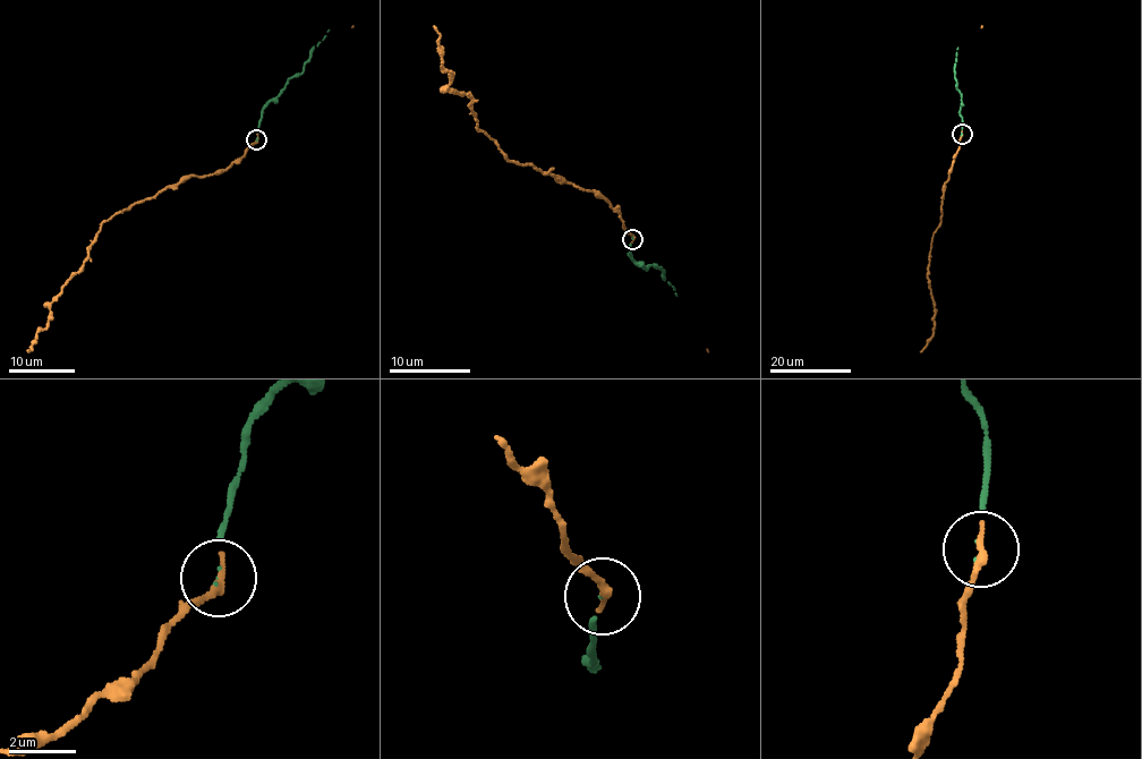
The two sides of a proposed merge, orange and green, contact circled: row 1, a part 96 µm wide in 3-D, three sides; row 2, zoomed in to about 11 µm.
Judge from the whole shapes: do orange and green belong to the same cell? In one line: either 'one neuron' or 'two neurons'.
two neurons

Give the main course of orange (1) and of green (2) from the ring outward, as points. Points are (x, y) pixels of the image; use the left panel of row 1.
1: (257, 139), (223, 170), (187, 175), (102, 223), (87, 259), (50, 305), (49, 325), (27, 350)
2: (257, 139), (261, 112), (304, 67), (312, 48), (323, 41), (330, 30)

